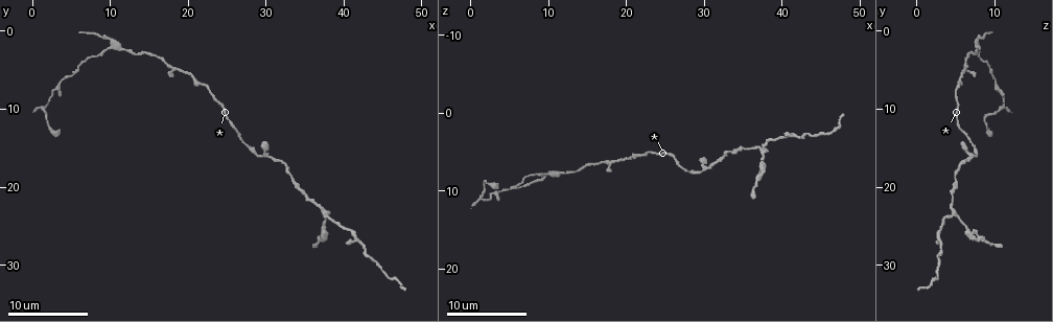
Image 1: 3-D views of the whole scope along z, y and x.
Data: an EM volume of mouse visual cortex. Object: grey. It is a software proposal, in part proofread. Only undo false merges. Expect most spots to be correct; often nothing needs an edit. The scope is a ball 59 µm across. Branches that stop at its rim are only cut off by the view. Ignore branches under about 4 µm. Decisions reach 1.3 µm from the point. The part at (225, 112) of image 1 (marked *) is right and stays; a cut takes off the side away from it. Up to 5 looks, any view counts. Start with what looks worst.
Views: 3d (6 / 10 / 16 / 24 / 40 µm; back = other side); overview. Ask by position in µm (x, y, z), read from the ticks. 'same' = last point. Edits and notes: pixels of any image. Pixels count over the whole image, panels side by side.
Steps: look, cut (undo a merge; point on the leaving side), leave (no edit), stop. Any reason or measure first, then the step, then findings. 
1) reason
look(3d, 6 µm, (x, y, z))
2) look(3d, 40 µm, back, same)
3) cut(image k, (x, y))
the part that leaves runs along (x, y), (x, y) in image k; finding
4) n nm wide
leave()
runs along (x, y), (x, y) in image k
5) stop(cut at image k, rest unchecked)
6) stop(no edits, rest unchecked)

a fork
look(3d, 16 µm, (37.5, 23.5, 4.5))

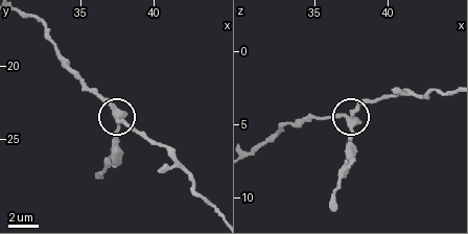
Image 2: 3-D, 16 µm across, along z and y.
side arm 8 µm
leave()
runs along (34, 18), (61, 60), (114, 112), (117, 144) in image 2; one neuron here

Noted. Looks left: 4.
thick turns thin
look(3d, 6 µm, (12.0, 2.5, 7.5))

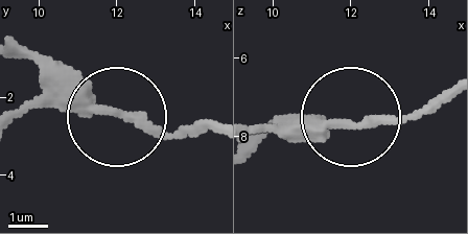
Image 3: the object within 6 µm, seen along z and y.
220 nm wide
leave()
runs along (446, 94), (356, 123), (257, 123) in image 3; continuous, no second neuron

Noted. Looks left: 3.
narrows sharply
look(3d, 6 µm, (29.5, 16.0, 7.5))

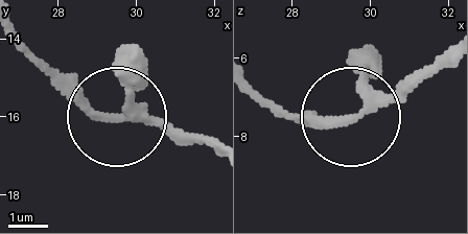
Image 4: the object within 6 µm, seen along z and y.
look(3d, 6 µm, back, (29.25, 16.00, 7.65))

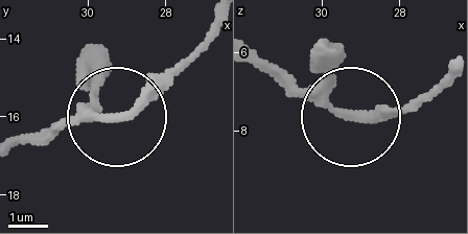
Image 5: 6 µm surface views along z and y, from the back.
leave()
runs along (211, 26), (124, 113), (74, 116), (27, 137) in image 5; one neuron here

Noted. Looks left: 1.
stop(no edits, rest unchecked)

